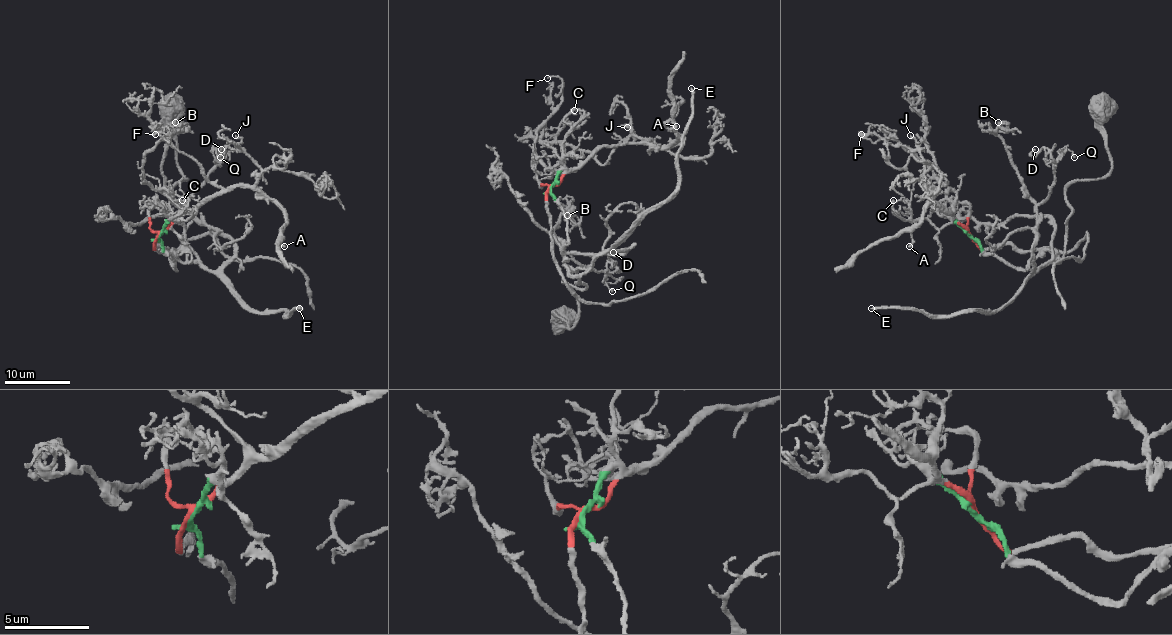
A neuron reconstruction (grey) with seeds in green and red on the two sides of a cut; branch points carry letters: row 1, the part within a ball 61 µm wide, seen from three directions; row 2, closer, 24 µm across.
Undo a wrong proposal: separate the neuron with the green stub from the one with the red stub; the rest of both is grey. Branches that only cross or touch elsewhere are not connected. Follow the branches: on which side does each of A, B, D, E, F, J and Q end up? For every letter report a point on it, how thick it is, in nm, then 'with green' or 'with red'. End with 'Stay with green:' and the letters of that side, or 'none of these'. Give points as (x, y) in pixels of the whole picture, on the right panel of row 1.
A: place (909, 246); calibre 190 nm; with red
B: place (998, 122); calibre 120 nm; with green
D: place (1035, 149); calibre 140 nm; with green
E: place (871, 308); calibre 200 nm; with green
F: place (861, 134); calibre 130 nm; with red
J: place (910, 135); calibre 170 nm; with red
Q: place (1074, 157); calibre 130 nm; with green
Stay with green: B, D, E, Q

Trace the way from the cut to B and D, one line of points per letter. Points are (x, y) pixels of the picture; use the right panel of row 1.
B: (969, 234), (1017, 267), (1045, 251), (1058, 263), (1035, 271), (1037, 205), (997, 122)
D: (969, 234), (1017, 267), (1047, 251), (1058, 263), (1035, 271), (1039, 205), (1053, 182), (1035, 149)

